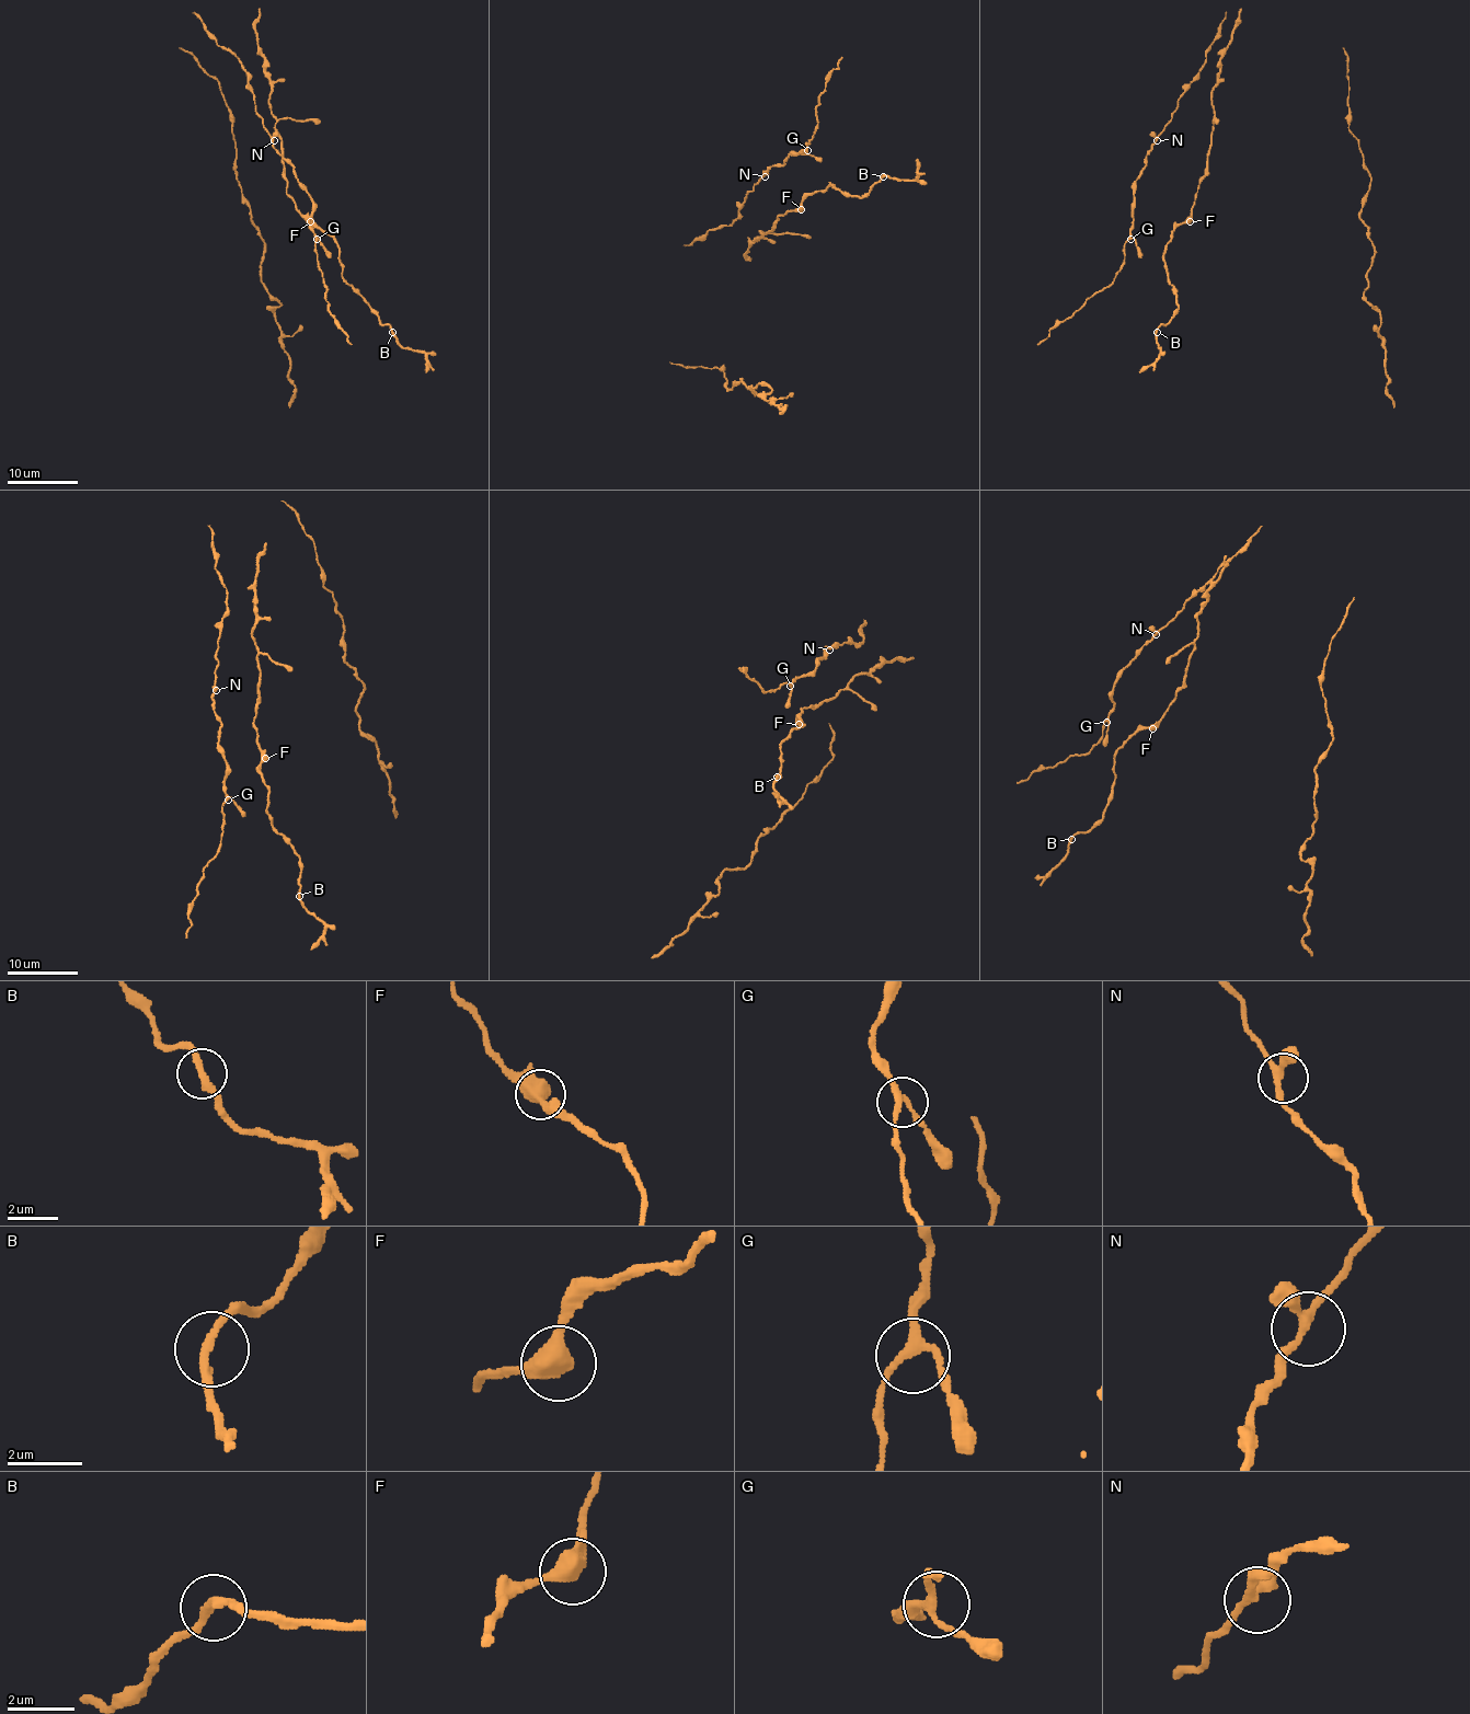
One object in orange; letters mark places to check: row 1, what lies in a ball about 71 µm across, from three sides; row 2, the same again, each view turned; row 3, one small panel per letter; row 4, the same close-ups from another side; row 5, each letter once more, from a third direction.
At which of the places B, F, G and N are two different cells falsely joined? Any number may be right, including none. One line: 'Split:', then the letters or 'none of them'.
Split: none of them

